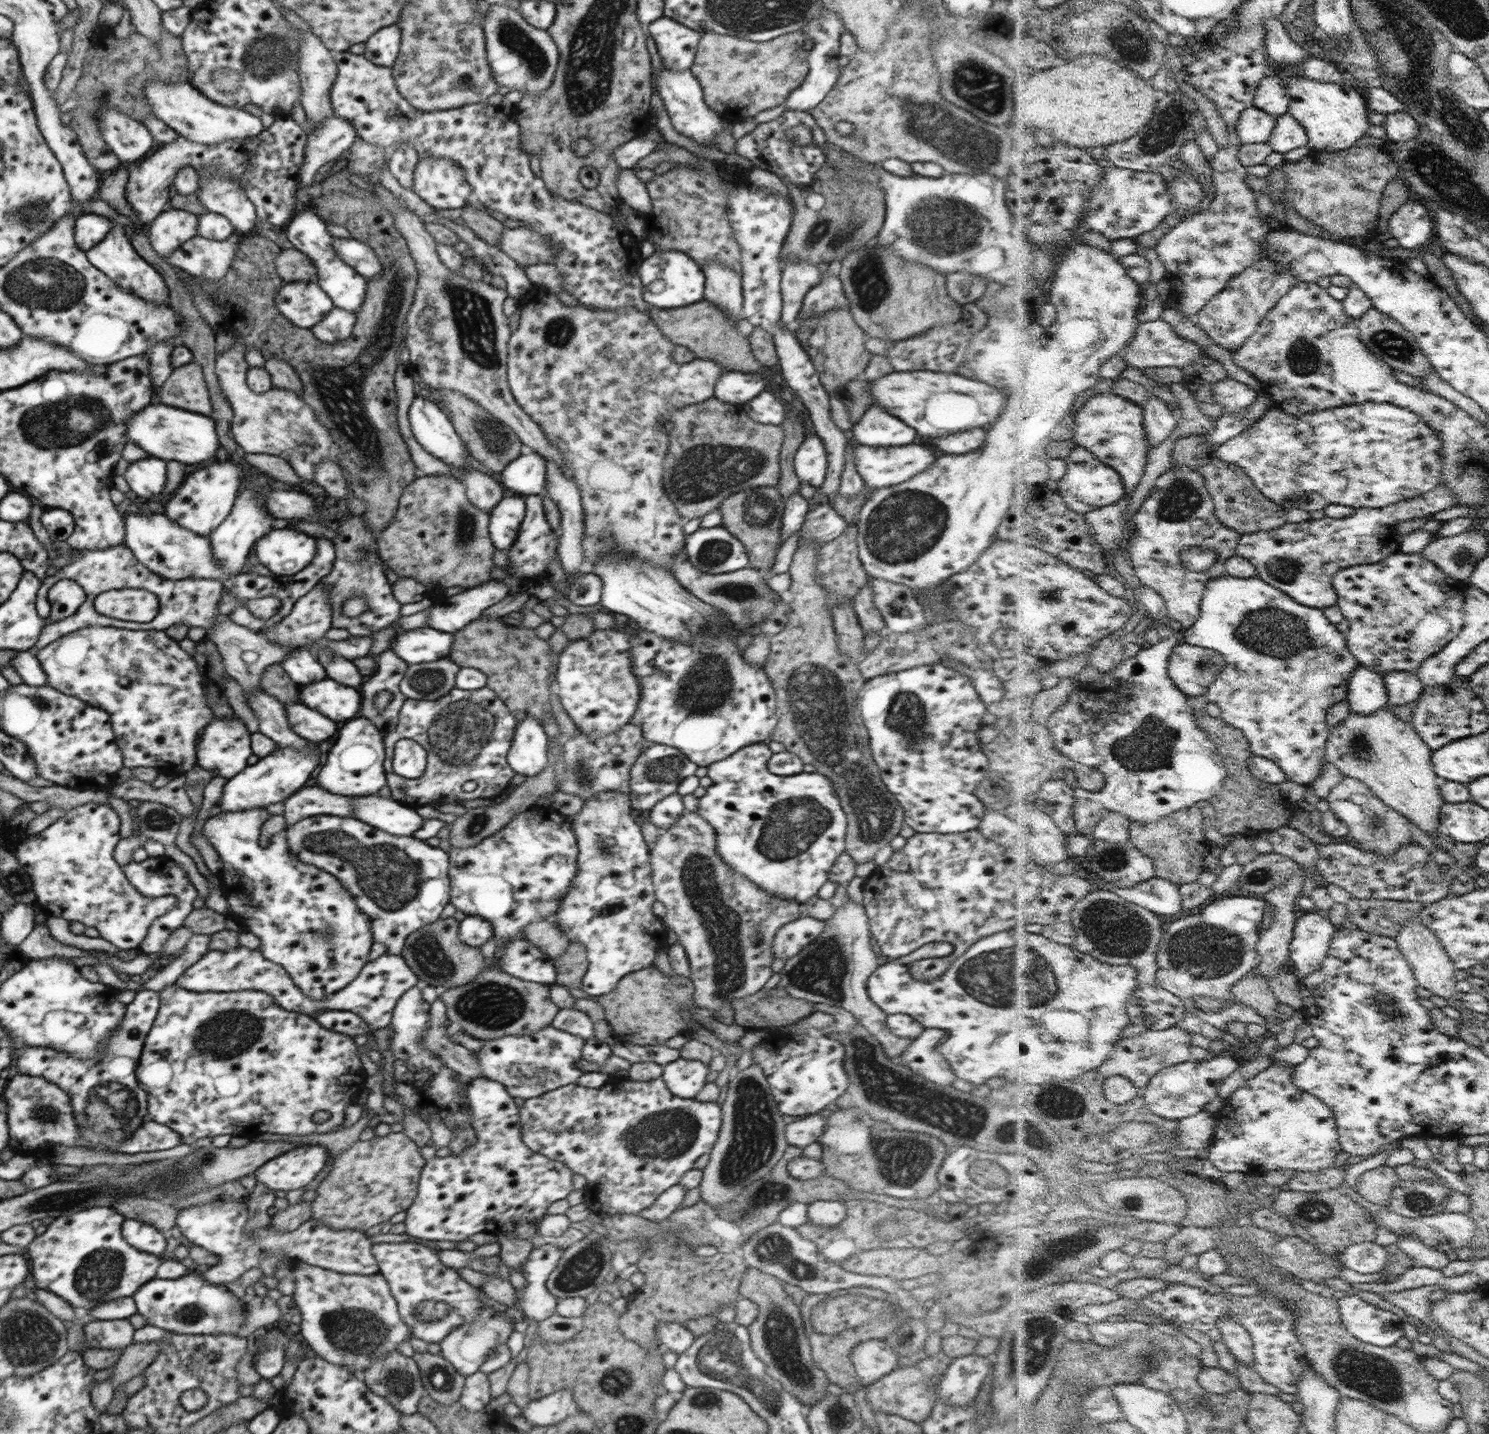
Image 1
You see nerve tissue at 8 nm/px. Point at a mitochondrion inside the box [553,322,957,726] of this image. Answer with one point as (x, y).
(907, 525)

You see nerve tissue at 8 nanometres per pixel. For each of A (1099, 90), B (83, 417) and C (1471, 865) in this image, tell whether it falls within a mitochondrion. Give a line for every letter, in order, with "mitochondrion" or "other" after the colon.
A: other
B: mitochondrion
C: other

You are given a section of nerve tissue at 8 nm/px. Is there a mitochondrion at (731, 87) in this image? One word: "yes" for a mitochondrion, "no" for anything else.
no

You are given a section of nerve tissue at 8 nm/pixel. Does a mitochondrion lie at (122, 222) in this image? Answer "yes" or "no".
no

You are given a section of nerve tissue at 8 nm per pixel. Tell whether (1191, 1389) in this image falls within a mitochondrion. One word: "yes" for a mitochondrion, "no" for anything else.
no

